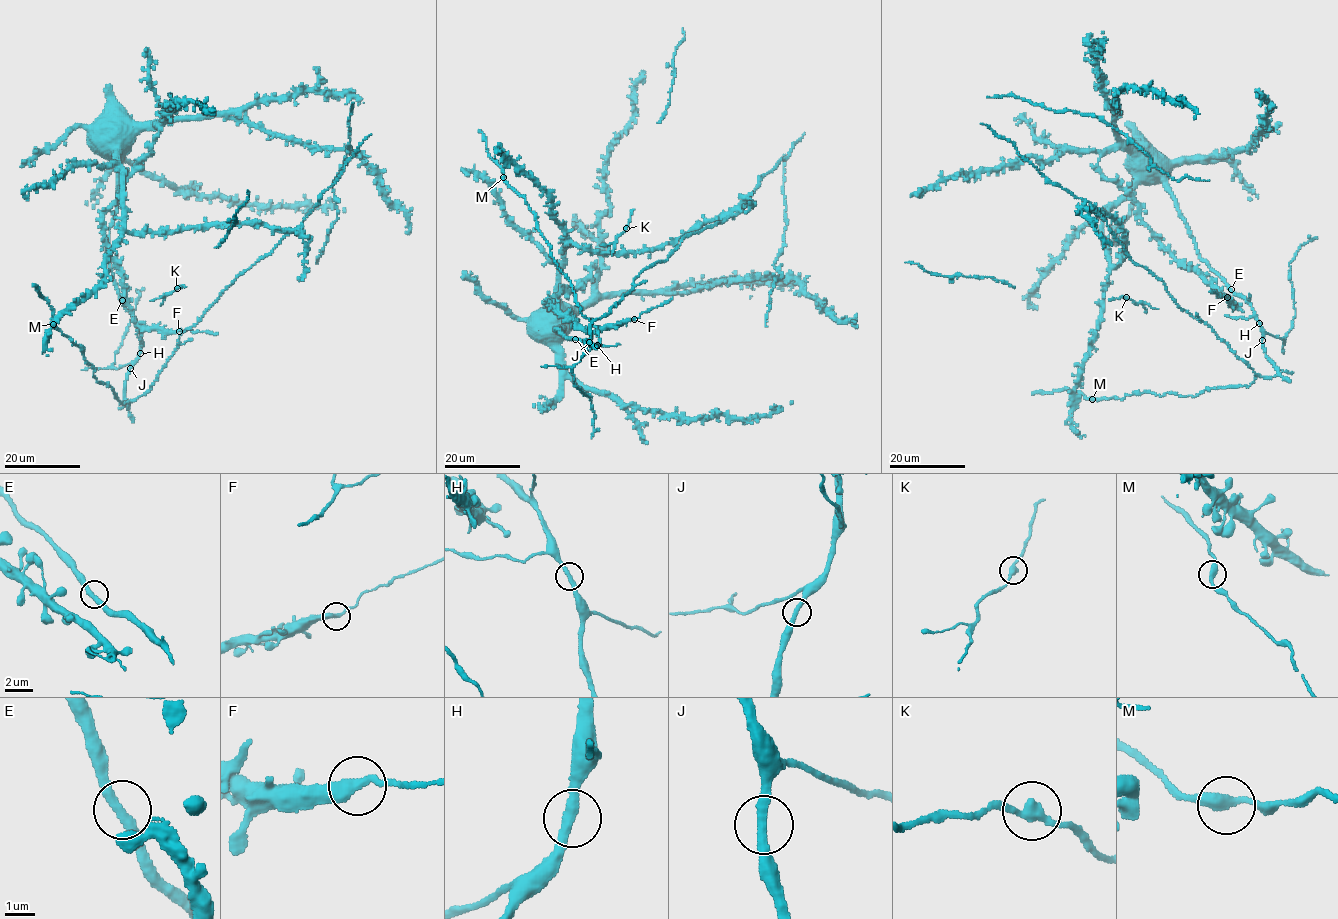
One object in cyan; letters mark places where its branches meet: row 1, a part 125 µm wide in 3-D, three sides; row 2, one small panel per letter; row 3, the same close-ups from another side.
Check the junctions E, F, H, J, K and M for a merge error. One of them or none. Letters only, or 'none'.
F

